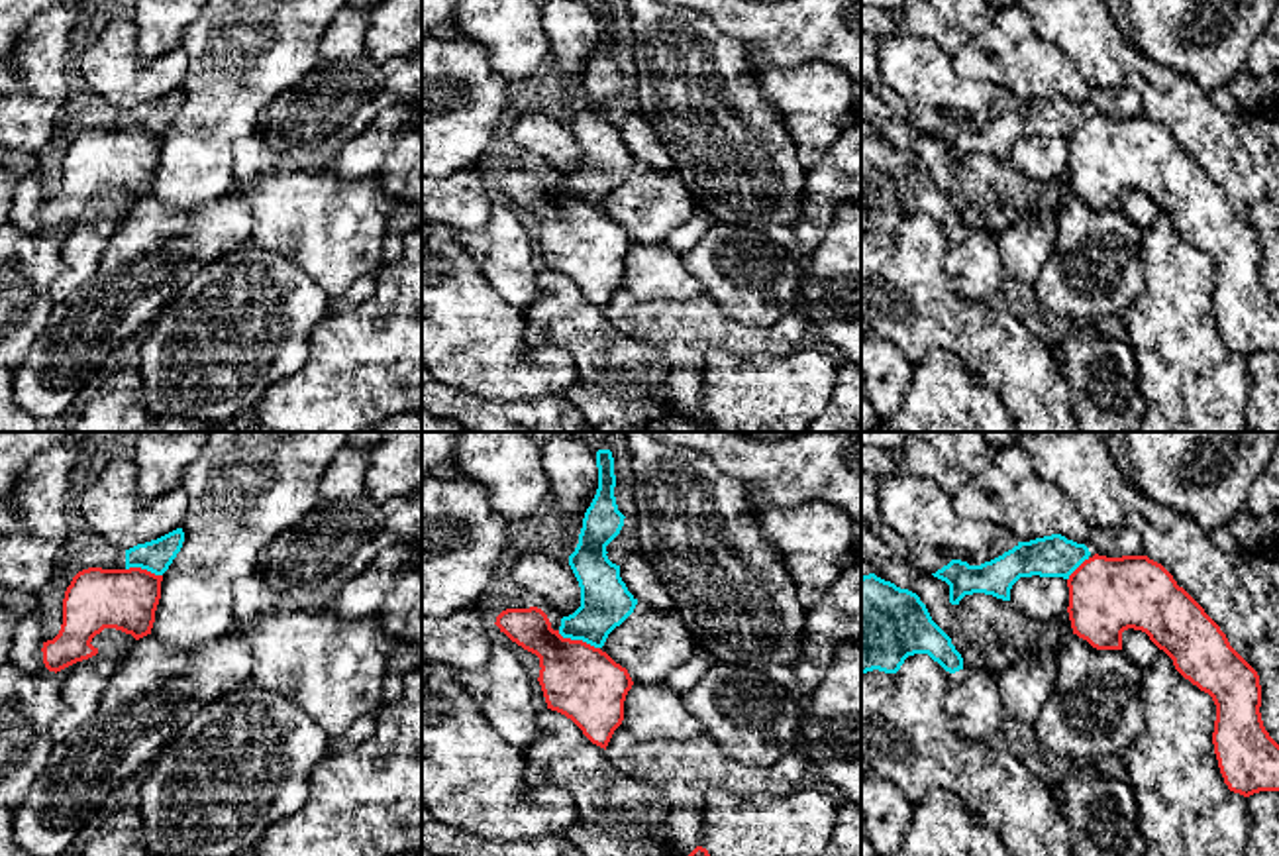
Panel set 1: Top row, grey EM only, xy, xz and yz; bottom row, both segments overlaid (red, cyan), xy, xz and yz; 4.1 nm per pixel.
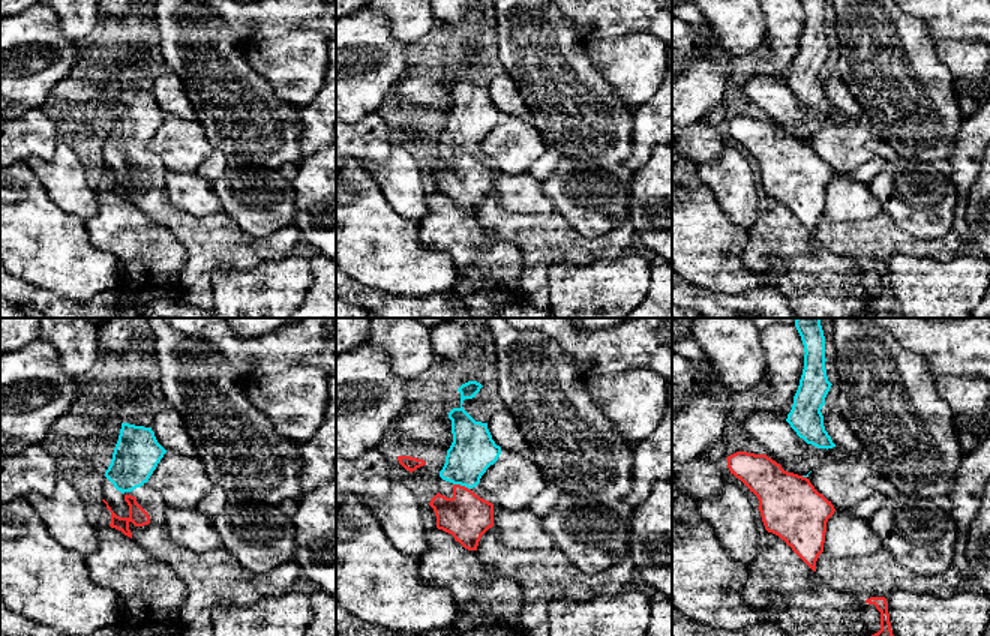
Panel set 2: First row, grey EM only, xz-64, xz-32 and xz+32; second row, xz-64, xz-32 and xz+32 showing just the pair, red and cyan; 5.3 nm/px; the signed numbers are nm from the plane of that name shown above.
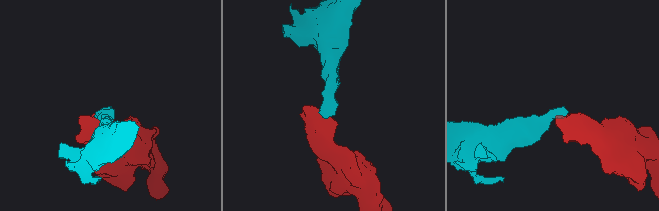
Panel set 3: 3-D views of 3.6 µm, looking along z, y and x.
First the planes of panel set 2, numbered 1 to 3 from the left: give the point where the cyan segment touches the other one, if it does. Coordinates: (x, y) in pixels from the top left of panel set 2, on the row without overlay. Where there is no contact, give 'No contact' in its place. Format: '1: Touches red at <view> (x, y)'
1: No contact
2: Touches red at xz-32 (462, 150)
3: Touches red at xz+32 (804, 141)

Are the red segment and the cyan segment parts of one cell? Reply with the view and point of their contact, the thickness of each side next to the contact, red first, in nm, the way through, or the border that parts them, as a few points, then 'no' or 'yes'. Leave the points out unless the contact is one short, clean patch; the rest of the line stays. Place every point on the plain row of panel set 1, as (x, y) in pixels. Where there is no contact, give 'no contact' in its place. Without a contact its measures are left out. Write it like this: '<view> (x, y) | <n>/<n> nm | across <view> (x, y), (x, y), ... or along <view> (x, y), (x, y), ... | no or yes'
xz (579, 201) | 300/200 nm | along xz (558, 191), (563, 197), (581, 199), (599, 209) | no

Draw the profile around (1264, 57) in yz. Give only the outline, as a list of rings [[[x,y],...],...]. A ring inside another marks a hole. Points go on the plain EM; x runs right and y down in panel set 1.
[[[1279,4],[1269,26],[1250,51],[1248,69],[1253,77],[1269,77],[1279,71]]]

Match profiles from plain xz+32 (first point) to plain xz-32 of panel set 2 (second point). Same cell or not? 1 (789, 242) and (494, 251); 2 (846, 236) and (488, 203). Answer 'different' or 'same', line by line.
1: same
2: same

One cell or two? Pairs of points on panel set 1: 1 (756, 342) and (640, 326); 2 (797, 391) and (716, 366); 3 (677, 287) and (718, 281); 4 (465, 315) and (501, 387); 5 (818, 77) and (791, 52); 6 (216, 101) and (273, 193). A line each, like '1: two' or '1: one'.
1: one
2: one
3: two
4: one
5: two
6: two

